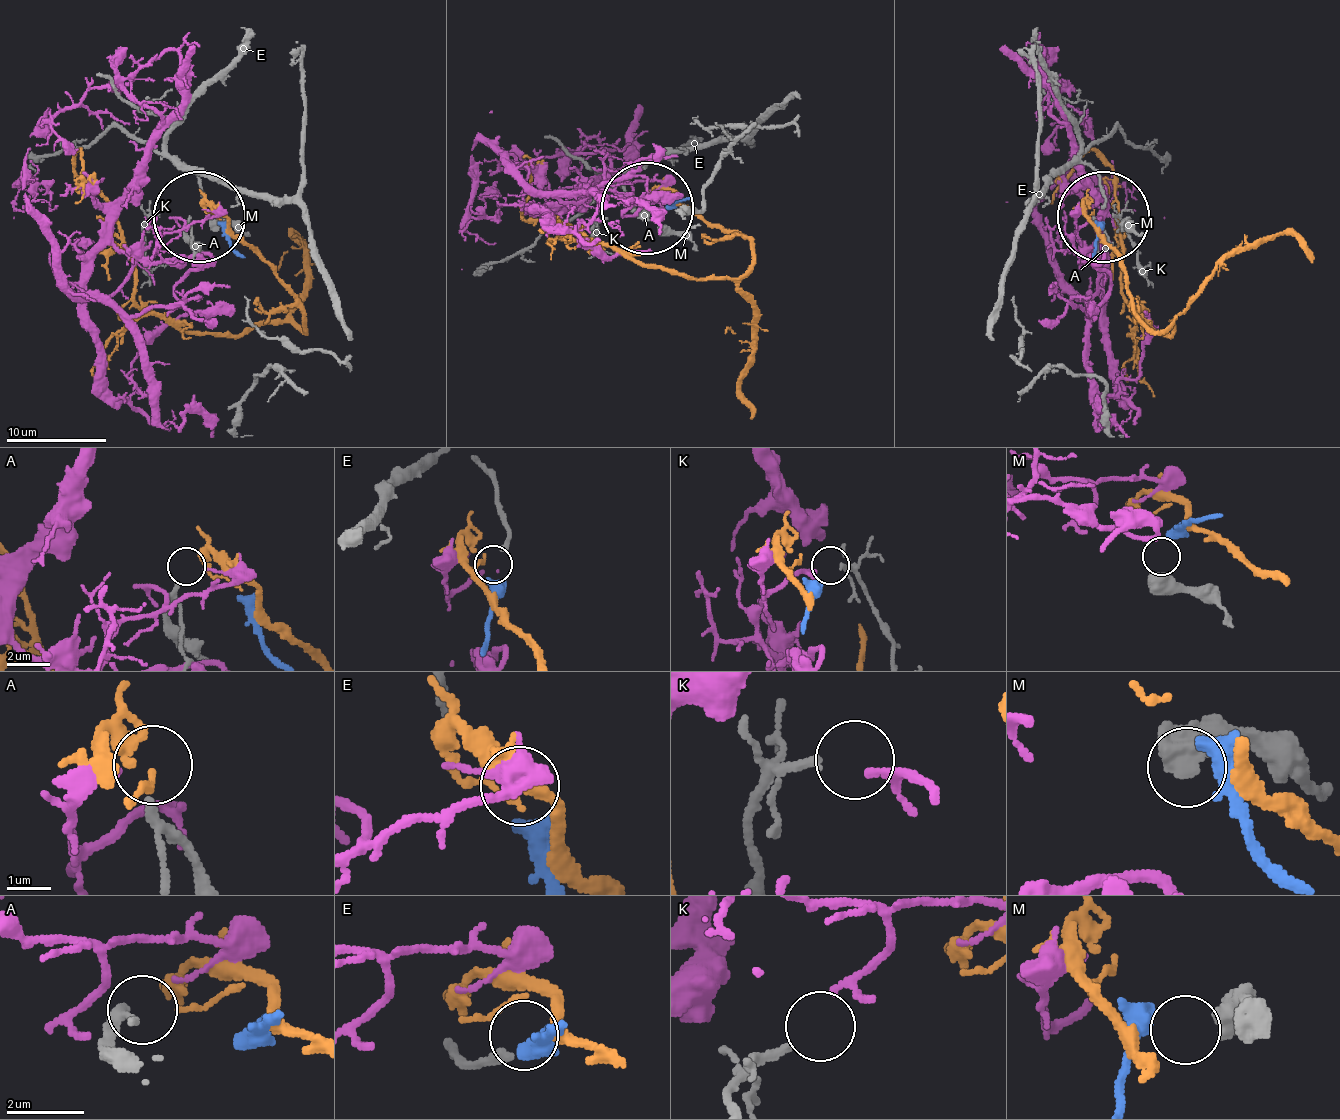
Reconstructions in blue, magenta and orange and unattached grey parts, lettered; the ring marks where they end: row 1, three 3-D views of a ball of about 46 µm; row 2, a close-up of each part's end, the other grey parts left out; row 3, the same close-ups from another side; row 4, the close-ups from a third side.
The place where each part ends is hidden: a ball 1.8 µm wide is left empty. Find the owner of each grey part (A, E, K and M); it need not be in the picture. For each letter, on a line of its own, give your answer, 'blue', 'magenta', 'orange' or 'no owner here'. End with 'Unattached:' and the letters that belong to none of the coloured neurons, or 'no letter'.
A: orange
E: blue
K: magenta
M: no owner here
Unattached: M

